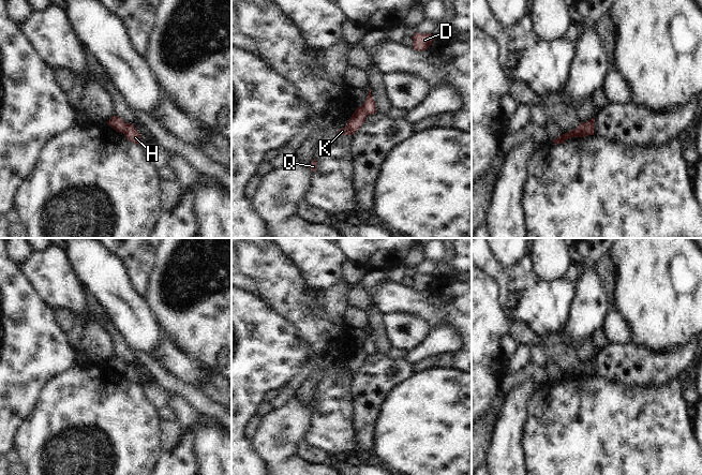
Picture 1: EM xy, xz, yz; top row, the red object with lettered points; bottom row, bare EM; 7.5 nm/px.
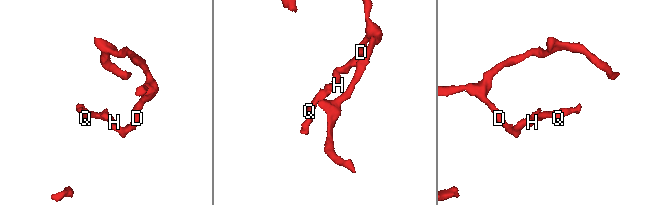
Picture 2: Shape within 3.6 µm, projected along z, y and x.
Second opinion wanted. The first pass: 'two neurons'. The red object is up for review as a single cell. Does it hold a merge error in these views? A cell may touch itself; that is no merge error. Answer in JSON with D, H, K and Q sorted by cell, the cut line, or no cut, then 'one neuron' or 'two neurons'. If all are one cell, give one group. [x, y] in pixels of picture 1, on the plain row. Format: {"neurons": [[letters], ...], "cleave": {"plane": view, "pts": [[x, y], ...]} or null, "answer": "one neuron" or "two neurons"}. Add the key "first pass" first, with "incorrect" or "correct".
{"first pass": "correct", "neurons": [["D", "H"], ["K", "Q"]], "cleave": {"plane": "yz", "pts": [[584, 364], [587, 374]]}, "answer": "two neurons"}

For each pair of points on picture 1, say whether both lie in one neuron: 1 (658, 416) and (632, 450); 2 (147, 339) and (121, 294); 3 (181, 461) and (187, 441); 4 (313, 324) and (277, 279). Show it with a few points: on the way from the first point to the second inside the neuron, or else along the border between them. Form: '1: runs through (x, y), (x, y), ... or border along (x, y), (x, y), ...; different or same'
1: runs through (654, 425), (641, 442); same
2: runs through (138, 328), (122, 305); same
3: runs through (182, 456), (185, 446); same
4: runs through (304, 313), (284, 290); same

